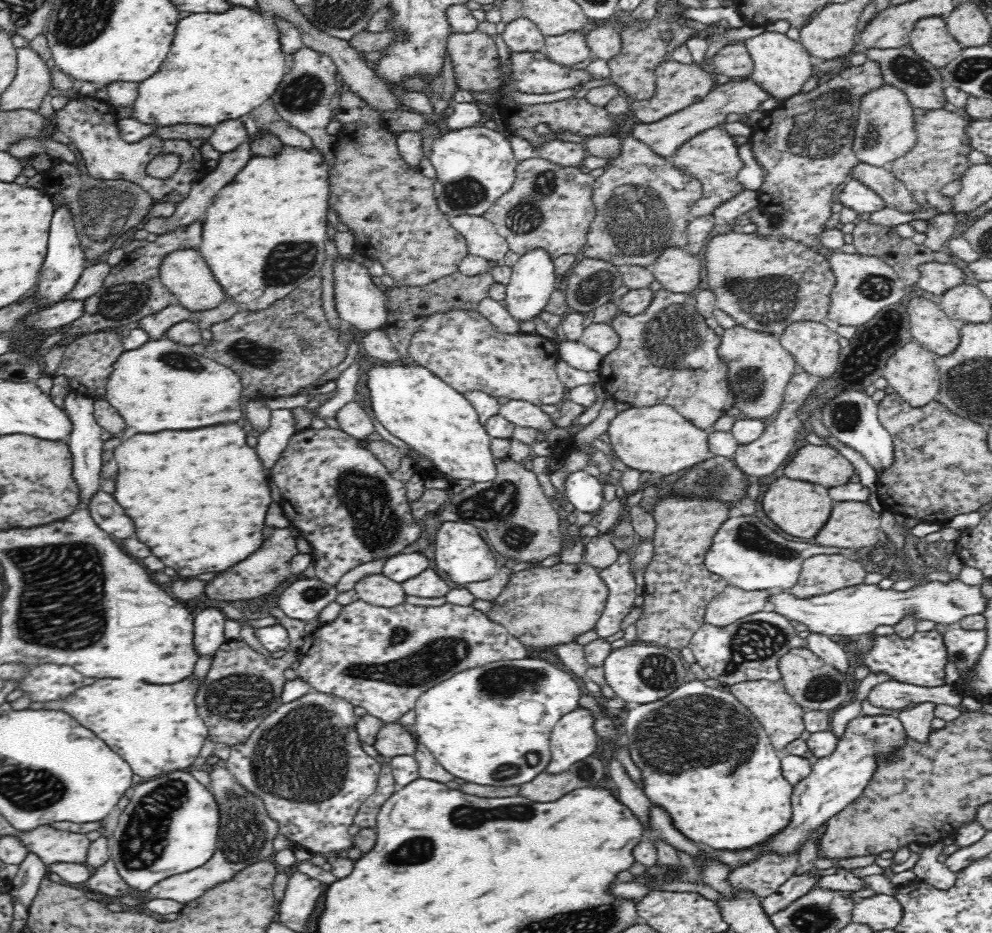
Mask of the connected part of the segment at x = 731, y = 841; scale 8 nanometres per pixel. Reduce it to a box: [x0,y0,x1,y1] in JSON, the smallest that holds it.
[620,677,794,850]

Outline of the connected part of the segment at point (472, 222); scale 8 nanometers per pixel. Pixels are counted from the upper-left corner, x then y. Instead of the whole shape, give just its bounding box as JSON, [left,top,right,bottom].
[449,215,509,260]

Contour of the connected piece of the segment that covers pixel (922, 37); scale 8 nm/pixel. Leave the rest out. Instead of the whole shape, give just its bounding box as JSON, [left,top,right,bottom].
[910,16,962,68]

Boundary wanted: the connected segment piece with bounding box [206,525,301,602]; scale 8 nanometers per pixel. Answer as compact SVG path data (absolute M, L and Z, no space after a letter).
M294 526L288 528L264 528L264 546L250 554L244 562L236 564L234 568L230 568L230 574L240 576L240 580L226 580L226 572L216 574L208 584L206 584L206 596L214 600L225 600L226 602L234 602L234 600L254 600L260 598L264 594L270 594L278 588L279 584L286 582L293 572L291 571L290 562L296 554L296 540L301 536L300 532Z

